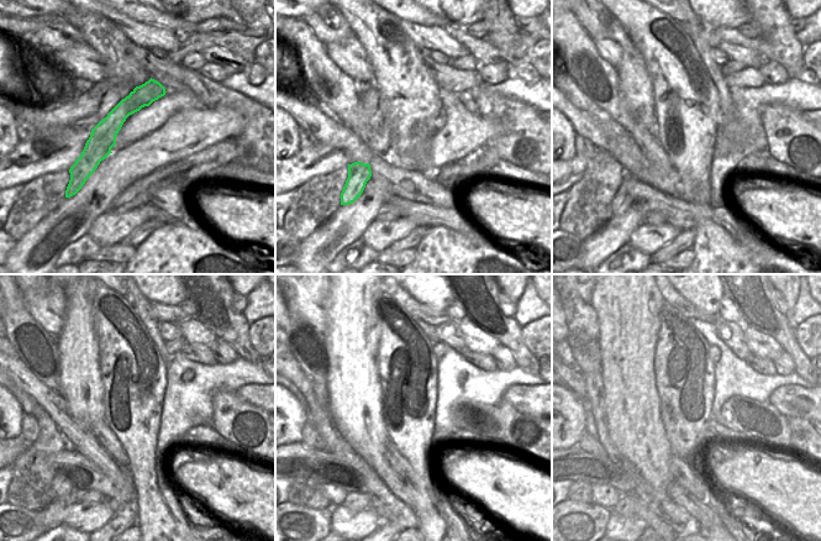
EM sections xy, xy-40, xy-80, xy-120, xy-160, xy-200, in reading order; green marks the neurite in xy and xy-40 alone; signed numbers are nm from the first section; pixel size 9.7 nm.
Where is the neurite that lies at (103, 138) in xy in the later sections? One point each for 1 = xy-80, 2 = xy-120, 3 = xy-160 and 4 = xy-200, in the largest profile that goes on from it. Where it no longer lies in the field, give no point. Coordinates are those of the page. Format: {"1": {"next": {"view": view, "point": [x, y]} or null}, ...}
{"1": {"next": {"view": "xy-80", "point": [622, 201]}}, "2": {"next": {"view": "xy-120", "point": [62, 487]}}, "3": {"next": {"view": "xy-160", "point": [335, 495]}}, "4": {"next": {"view": "xy-200", "point": [605, 495]}}}

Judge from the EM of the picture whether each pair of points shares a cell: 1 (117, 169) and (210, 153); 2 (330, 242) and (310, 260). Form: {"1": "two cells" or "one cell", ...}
{"1": "two cells", "2": "one cell"}

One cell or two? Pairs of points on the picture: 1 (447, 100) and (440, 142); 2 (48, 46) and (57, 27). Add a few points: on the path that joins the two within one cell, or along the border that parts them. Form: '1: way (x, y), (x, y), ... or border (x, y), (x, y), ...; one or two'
1: way (451, 110), (451, 127), (446, 132); one
2: way (51, 41), (57, 32); one

